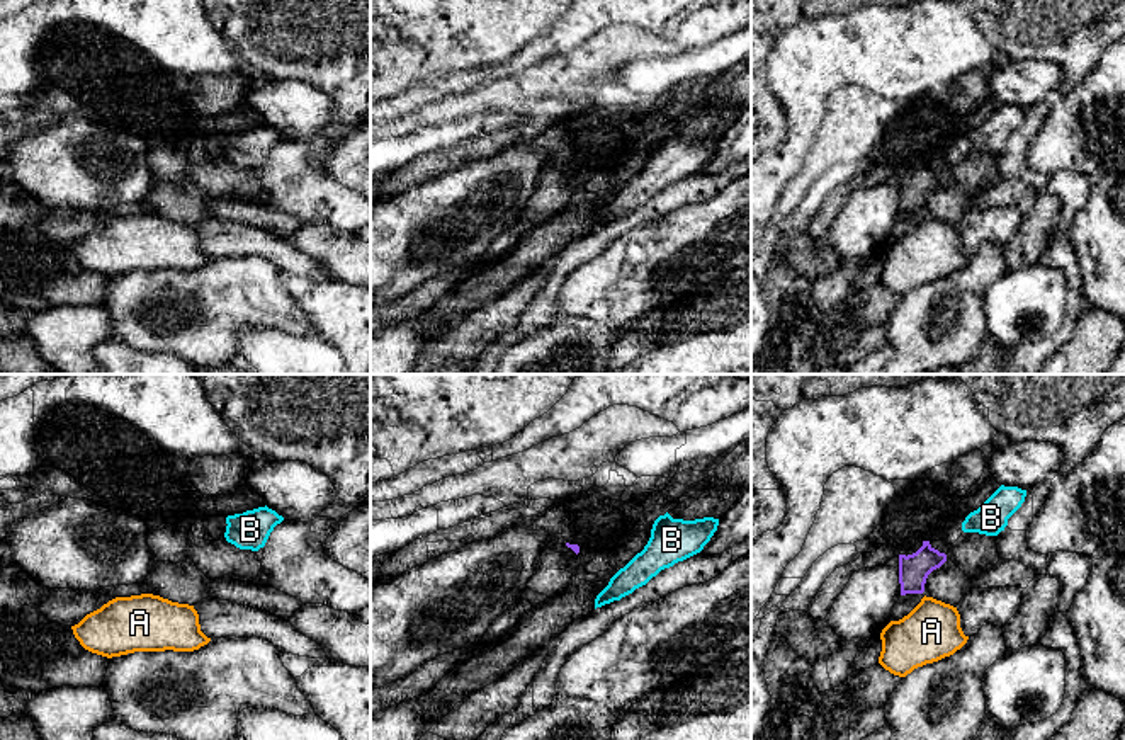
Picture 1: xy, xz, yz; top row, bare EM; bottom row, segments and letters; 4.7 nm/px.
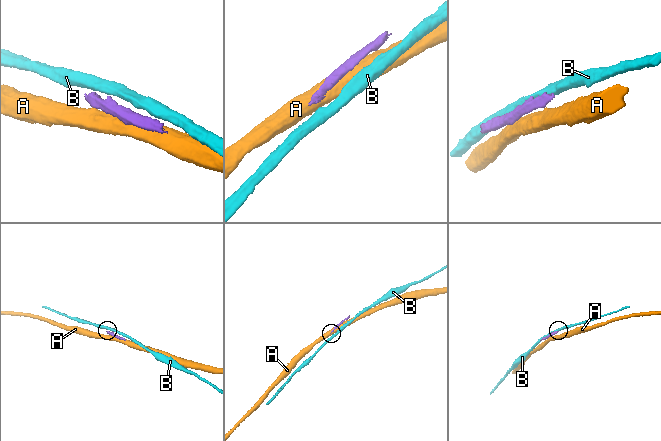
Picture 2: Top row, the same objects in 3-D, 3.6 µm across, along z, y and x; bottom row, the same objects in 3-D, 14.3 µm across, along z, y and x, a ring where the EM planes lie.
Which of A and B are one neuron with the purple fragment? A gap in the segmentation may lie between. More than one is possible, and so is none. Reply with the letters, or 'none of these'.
none of these

